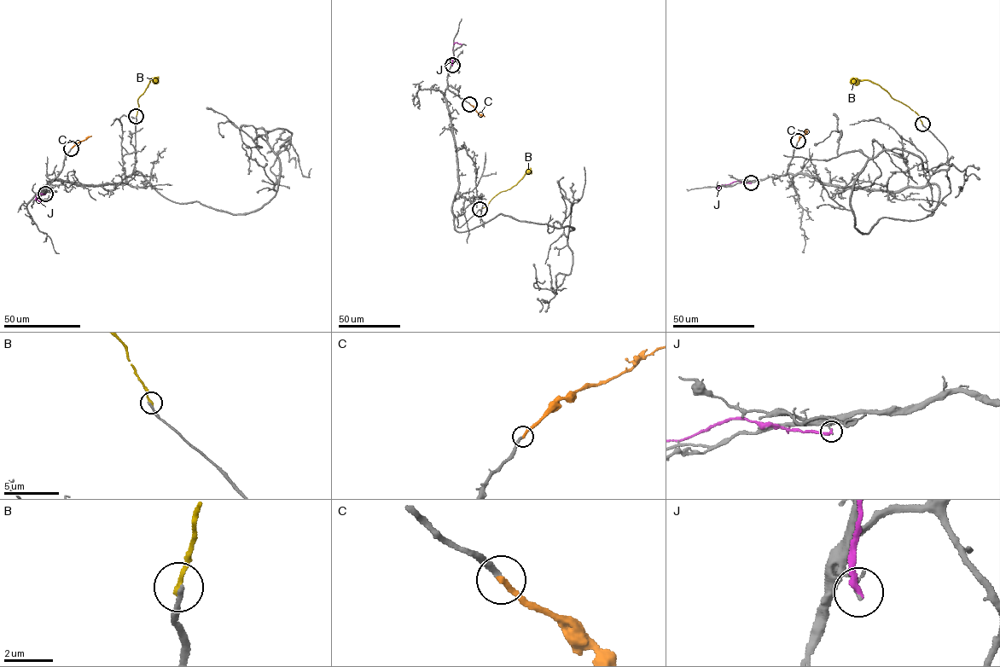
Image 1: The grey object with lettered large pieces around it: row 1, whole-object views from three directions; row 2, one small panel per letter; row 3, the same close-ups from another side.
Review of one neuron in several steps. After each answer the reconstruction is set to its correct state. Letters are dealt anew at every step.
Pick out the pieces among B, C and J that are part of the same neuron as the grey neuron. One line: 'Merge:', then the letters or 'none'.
Merge: C

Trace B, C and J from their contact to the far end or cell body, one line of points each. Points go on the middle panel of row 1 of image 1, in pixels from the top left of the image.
B: (479, 210), (501, 192), (517, 183), (531, 169)
C: (469, 104), (485, 116)
J: (452, 66), (453, 44), (457, 42), (462, 44)

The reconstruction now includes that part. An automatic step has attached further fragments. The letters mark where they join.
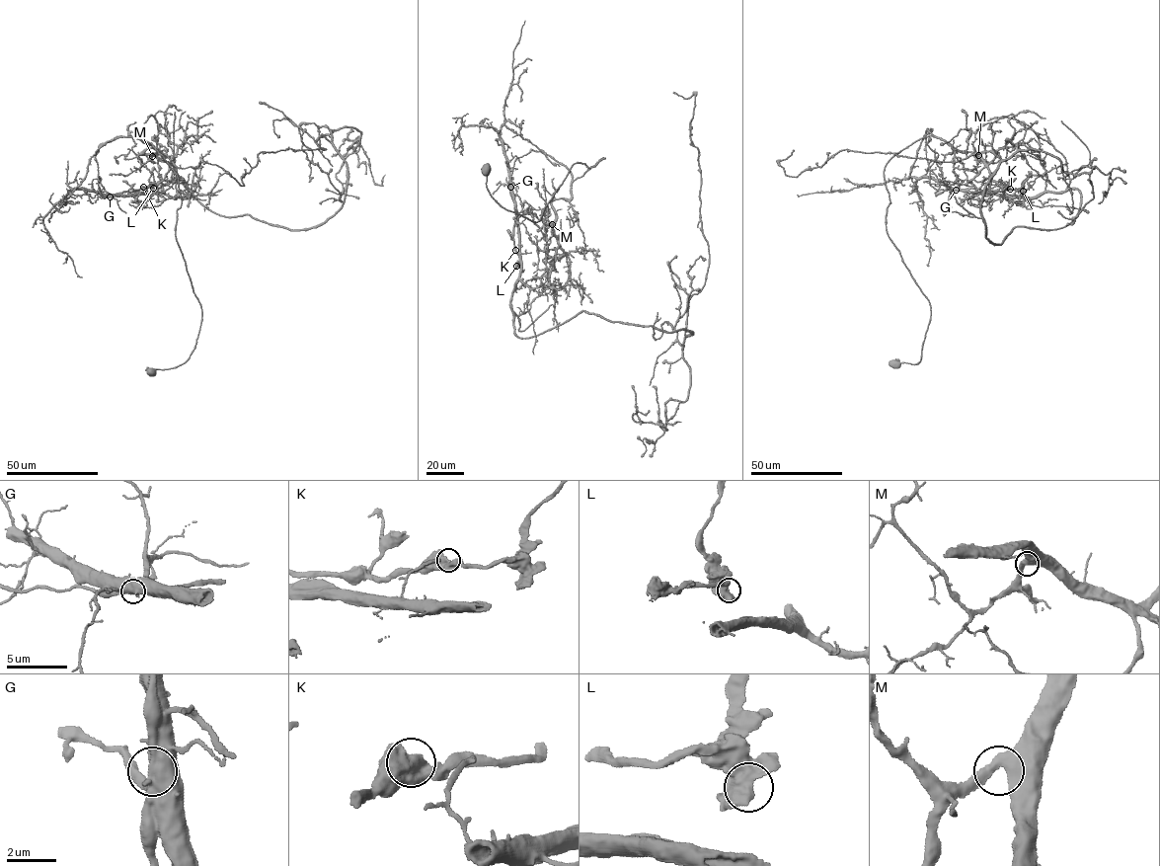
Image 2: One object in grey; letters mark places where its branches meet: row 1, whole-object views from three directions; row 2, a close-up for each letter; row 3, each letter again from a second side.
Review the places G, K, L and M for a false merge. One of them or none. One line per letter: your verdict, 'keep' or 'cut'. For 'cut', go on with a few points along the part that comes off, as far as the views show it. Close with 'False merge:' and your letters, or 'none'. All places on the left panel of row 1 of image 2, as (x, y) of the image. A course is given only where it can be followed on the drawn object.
G: cut | (111, 196), (95, 155), (120, 137), (152, 143), (177, 176), (176, 239), (201, 320), (189, 359), (149, 372)
K: keep
L: keep
M: keep
False merge: G

